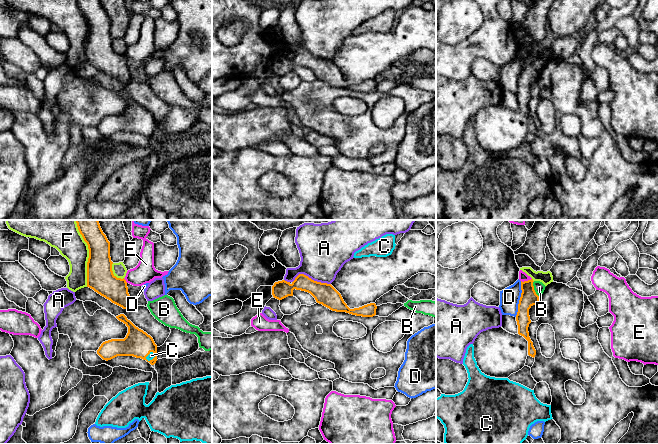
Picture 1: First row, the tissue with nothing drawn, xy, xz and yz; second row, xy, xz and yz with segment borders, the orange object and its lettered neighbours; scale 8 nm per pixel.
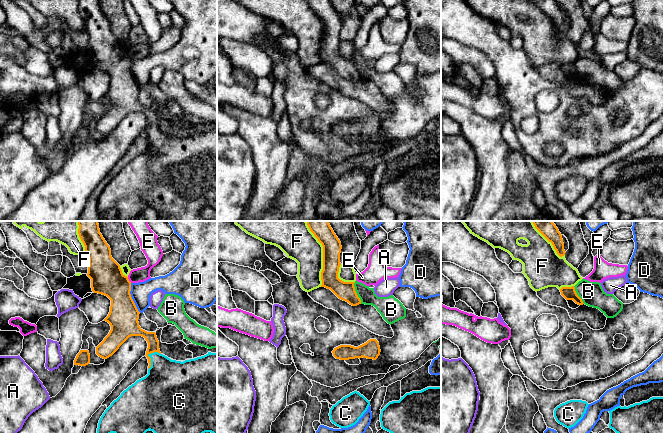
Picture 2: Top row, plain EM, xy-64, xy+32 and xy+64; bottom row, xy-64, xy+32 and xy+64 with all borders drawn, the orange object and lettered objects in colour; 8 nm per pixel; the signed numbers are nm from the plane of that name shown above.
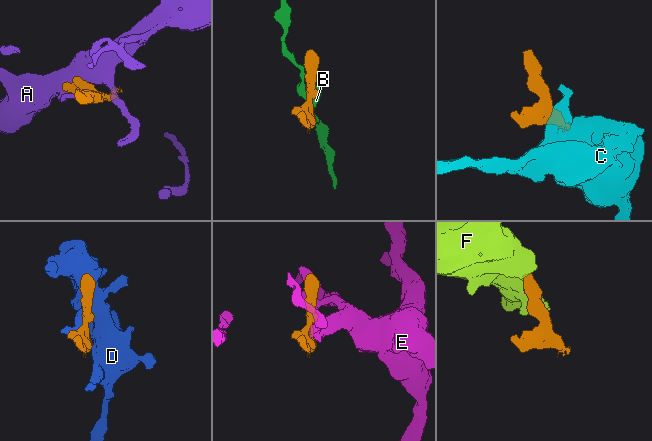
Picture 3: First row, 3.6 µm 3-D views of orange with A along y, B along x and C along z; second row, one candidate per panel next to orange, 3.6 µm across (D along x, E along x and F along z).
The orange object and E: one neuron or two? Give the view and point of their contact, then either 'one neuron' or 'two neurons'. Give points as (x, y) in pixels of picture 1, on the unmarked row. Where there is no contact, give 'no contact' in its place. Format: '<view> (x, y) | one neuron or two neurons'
yz (526, 57) | two neurons

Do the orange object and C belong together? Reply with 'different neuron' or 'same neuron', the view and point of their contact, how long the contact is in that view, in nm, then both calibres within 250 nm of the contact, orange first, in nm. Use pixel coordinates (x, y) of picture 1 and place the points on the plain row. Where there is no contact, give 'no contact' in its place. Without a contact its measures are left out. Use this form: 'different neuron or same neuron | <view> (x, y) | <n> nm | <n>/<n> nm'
same neuron | xy (150, 136) | 90 nm | 220/50 nm

